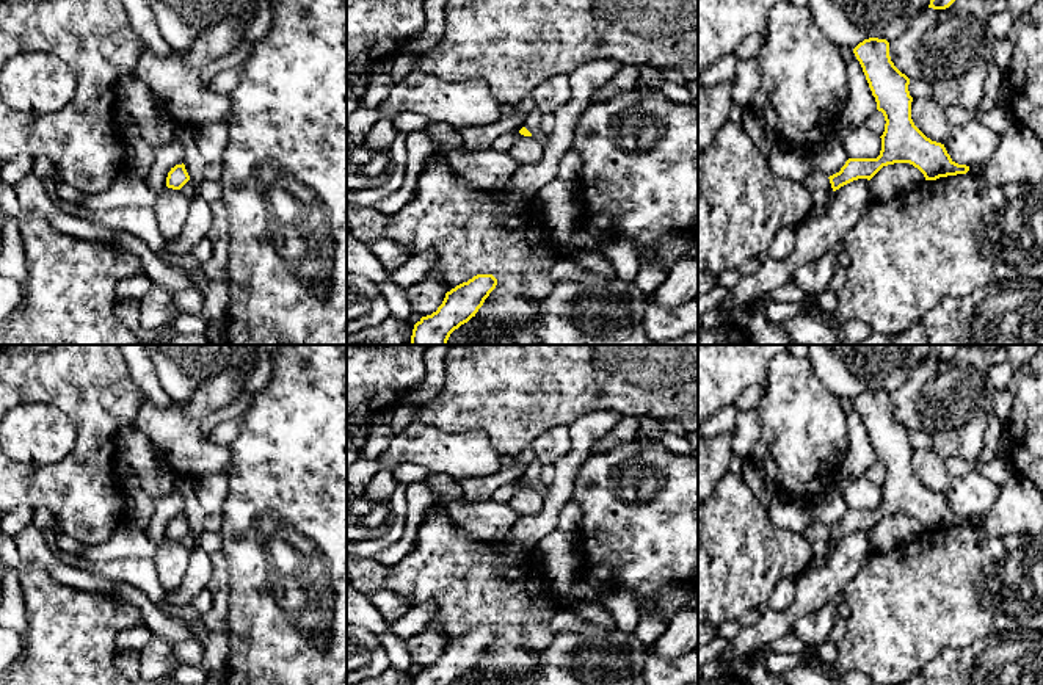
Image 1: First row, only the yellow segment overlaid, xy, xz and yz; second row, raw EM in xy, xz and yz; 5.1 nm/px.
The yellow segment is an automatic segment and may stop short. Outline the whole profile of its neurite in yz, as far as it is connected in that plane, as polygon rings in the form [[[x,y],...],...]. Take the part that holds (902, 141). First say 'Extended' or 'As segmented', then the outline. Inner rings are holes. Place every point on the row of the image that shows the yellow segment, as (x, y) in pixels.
As segmented. [[[869,38],[859,42],[853,53],[859,61],[877,110],[885,116],[881,150],[877,158],[849,158],[839,172],[830,176],[833,191],[858,180],[870,180],[883,166],[910,163],[925,180],[966,174],[969,166],[955,163],[944,144],[927,138],[911,119],[910,78],[902,74],[889,56],[886,39]]]

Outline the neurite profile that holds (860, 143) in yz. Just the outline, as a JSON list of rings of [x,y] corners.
[[[842,118],[834,122],[833,135],[844,146],[849,158],[877,158],[881,150],[880,135],[864,125],[852,129]]]

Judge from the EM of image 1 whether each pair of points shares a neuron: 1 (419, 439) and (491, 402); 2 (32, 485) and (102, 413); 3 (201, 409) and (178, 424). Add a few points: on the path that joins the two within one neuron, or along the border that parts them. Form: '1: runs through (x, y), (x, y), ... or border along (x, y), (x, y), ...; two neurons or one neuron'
1: border along (414, 420), (447, 431), (476, 428); two neurons
2: runs through (55, 483), (98, 441), (98, 436); one neuron
3: border along (185, 402), (185, 409), (199, 420); two neurons

